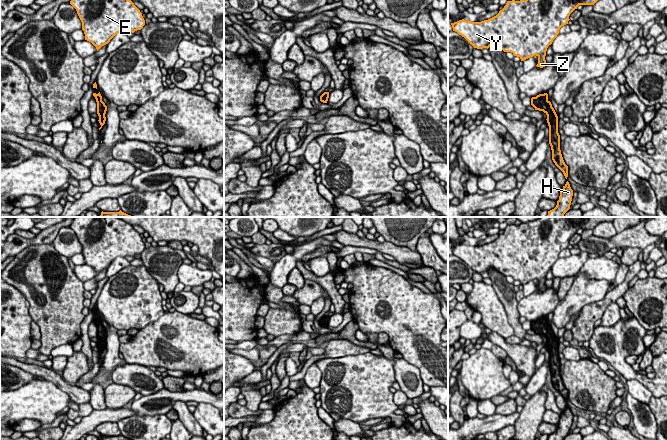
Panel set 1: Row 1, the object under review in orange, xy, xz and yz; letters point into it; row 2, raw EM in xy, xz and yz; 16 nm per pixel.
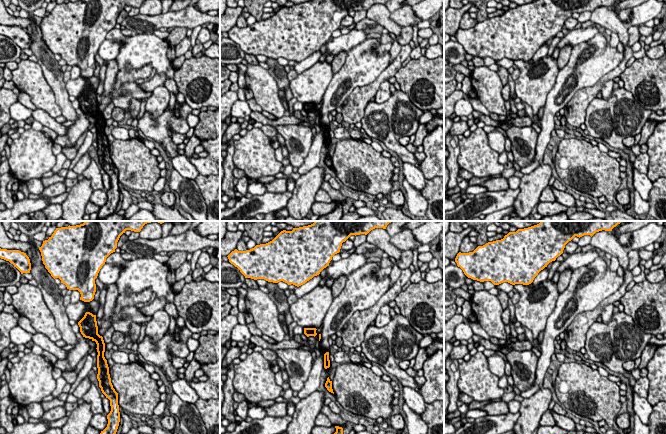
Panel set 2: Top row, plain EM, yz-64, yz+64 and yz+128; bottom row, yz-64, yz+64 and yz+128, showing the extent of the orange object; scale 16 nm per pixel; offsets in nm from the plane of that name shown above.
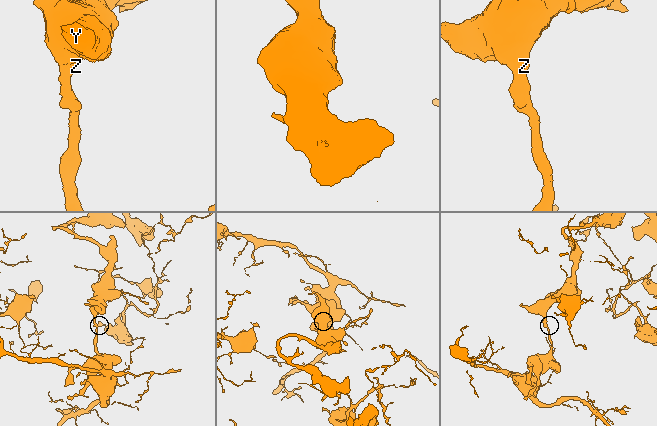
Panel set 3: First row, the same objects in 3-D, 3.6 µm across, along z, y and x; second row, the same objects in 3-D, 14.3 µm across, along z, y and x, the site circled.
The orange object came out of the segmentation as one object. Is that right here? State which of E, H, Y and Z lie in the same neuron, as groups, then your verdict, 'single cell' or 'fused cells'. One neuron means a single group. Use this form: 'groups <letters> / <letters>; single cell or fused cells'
groups E H Y Z; single cell

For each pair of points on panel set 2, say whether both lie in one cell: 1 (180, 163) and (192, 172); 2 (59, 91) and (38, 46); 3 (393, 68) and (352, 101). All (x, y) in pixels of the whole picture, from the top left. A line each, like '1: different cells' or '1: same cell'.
1: same cell
2: same cell
3: same cell

